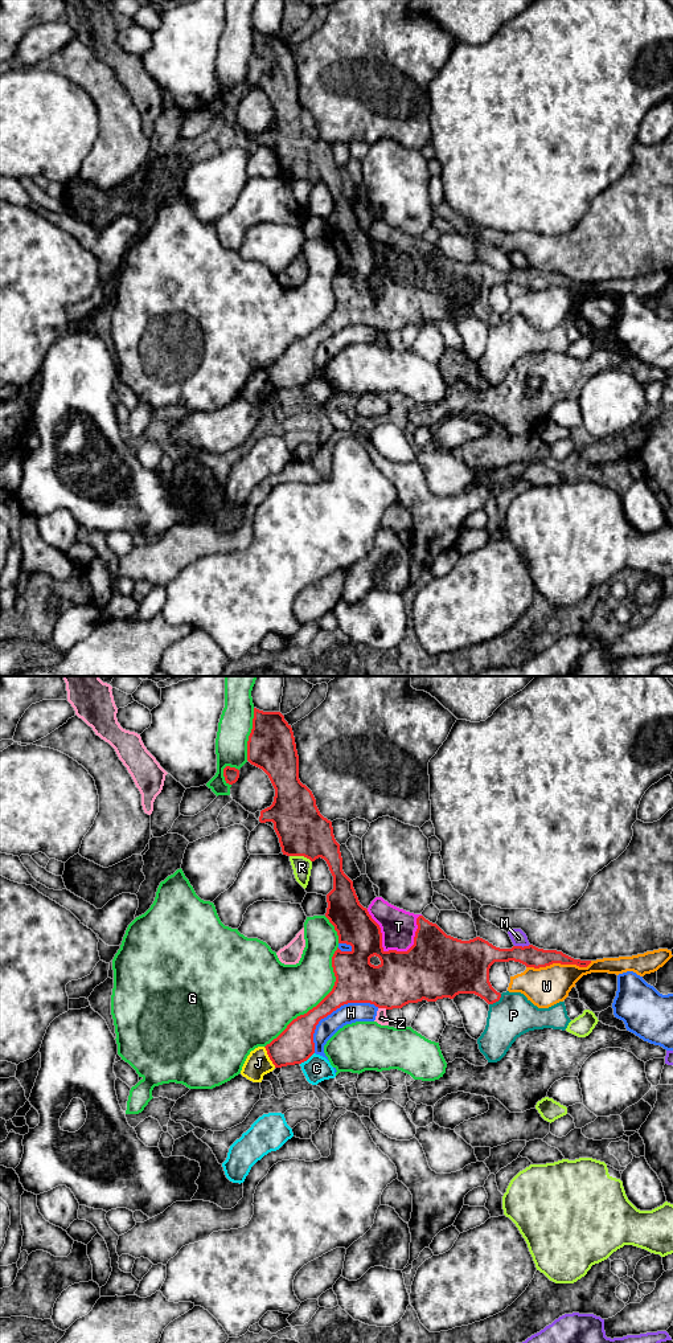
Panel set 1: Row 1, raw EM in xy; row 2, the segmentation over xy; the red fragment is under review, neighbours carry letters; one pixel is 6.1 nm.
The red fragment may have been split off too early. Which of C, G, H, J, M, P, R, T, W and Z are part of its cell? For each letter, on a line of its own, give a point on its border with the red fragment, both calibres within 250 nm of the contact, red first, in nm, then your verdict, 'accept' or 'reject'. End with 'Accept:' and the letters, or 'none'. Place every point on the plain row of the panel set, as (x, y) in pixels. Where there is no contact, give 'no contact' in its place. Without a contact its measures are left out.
C: meets red in xy at (307, 381); 220 nm thick on the red side, 160 nm on the other; reject
G: meets red in xy at (320, 324); 260 nm thick on the red side, 360 nm on the other; reject
H: meets red in xy at (333, 332); 280 nm thick on the red side, 120 nm on the other; reject
J: meets red in xy at (269, 379); 220 nm thick on the red side, 150 nm on the other; reject
M: meets red in xy at (521, 269); 170 nm thick on the red side, 90 nm on the other; reject
P: meets red in xy at (496, 323); 280 nm thick on the red side, 260 nm on the other; reject
R: meets red in xy at (300, 177); 300 nm thick on the red side, 120 nm on the other; reject
T: meets red in xy at (381, 267); 320 nm thick on the red side, 220 nm on the other; accept
W: meets red in xy at (558, 285); 130 nm thick on the red side, 240 nm on the other; reject
Z: meets red in xy at (382, 330); 320 nm thick on the red side, 70 nm on the other; reject
Accept: T

